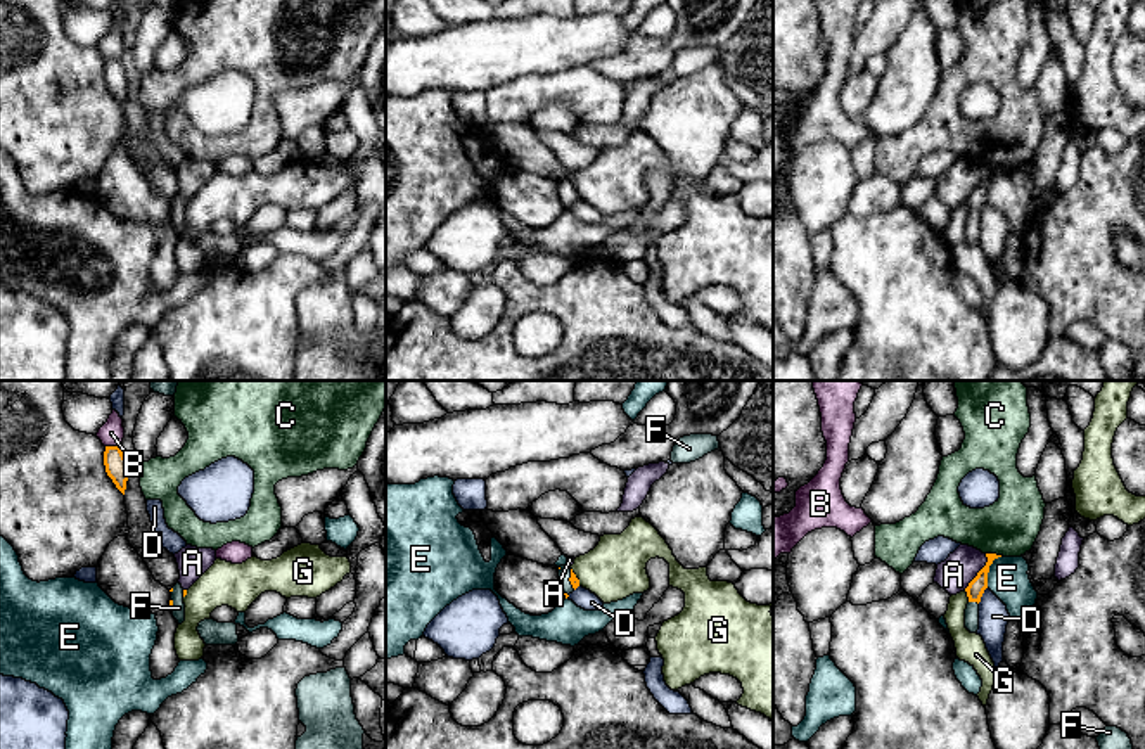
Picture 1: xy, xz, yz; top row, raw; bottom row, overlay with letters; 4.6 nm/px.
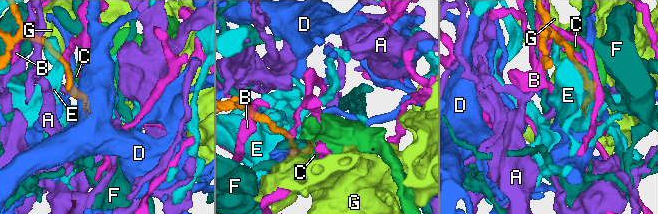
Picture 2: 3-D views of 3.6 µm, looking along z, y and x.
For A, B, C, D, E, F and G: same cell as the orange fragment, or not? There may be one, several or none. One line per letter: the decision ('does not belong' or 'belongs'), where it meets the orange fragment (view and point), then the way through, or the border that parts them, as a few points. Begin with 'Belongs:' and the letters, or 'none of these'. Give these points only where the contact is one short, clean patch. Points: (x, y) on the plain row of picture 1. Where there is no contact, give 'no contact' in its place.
Belongs: F
A: does not belong | yz (979, 184)
B: does not belong | xy (113, 59)
C: does not belong | yz (993, 166) | along yz (986, 165), (1000, 168)
D: does not belong | yz (981, 208)
E: does not belong | yz (988, 182)
F: belongs | yz (974, 213) | across yz (979, 196), (974, 203), (974, 213), (972, 220)
G: does not belong | yz (967, 208) | along yz (964, 203), (969, 213)

